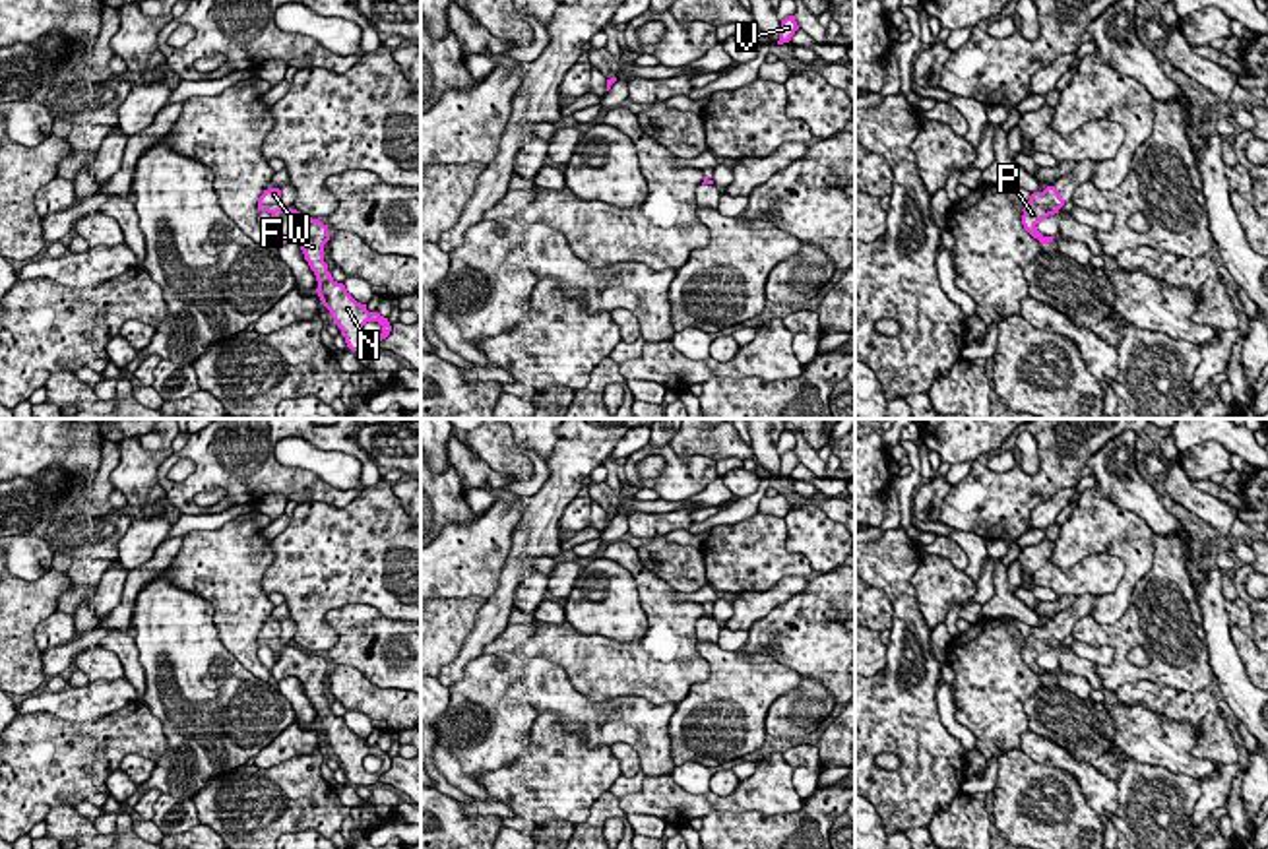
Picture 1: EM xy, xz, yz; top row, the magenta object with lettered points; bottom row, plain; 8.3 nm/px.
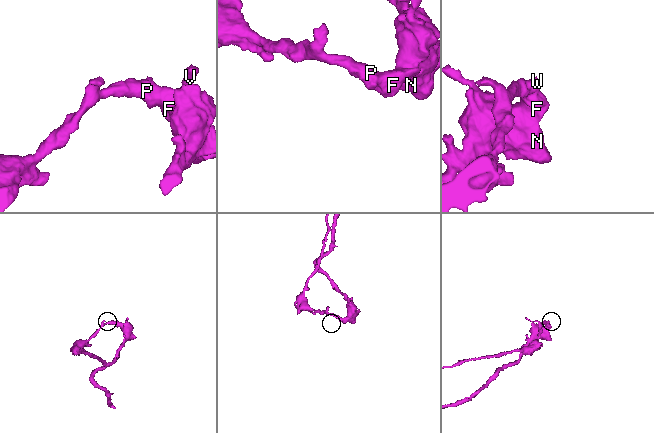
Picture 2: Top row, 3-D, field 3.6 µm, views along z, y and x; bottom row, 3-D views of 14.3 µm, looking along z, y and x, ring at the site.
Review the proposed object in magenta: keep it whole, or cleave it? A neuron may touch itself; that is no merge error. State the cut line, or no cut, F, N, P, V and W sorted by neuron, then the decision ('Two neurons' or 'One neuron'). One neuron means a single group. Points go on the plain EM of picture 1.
No split. Groups: F N P V W. One neuron

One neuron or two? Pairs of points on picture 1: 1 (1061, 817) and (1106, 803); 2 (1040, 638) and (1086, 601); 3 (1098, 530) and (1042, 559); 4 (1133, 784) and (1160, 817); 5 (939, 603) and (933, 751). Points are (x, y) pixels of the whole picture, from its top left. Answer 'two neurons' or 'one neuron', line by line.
1: two neurons
2: one neuron
3: two neurons
4: one neuron
5: two neurons

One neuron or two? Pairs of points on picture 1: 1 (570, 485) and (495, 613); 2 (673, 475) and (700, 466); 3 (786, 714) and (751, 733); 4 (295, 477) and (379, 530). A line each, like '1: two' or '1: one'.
1: one
2: one
3: two
4: two

